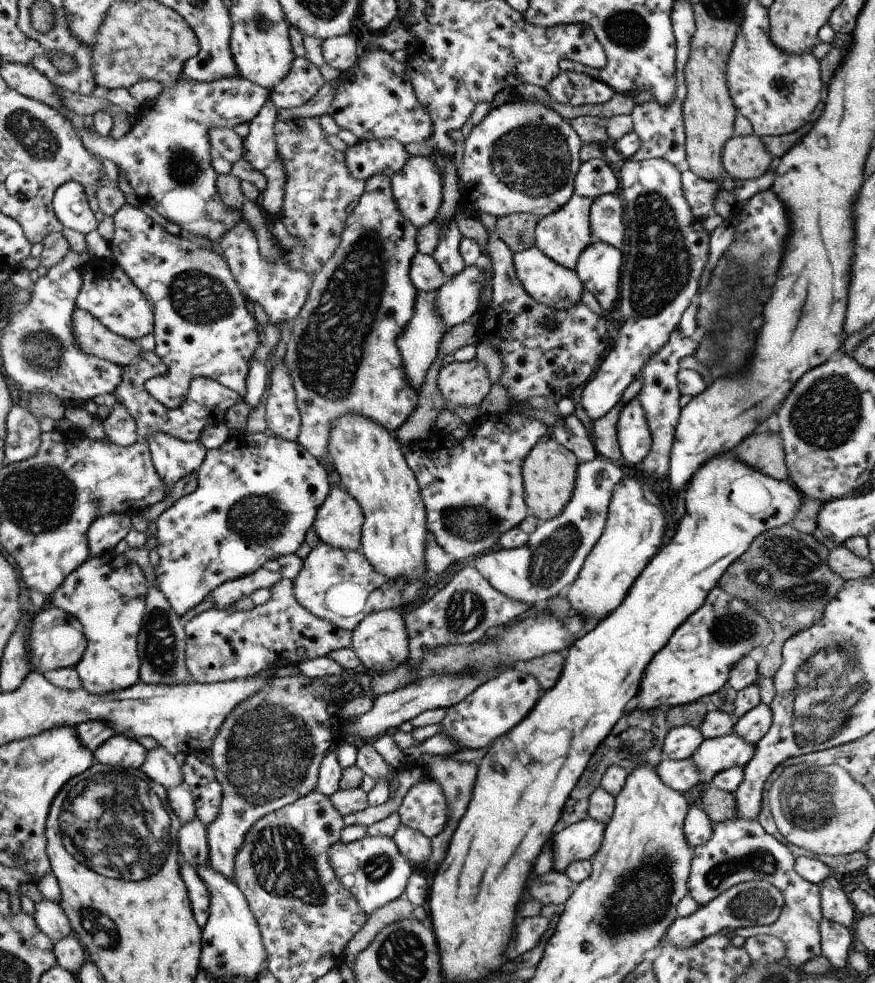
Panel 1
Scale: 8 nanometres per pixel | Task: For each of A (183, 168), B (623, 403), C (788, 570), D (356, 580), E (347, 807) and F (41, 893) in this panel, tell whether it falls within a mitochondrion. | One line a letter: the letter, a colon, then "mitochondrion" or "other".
A: mitochondrion
B: other
C: mitochondrion
D: mitochondrion
E: other
F: other

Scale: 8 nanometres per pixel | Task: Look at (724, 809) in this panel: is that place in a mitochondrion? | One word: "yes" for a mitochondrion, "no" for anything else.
no

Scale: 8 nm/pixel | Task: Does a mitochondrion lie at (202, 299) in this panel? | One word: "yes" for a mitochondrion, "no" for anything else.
yes

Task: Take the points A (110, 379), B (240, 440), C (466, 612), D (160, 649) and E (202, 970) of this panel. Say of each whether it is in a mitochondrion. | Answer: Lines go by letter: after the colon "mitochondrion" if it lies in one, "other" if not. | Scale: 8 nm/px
A: other
B: other
C: mitochondrion
D: mitochondrion
E: other

